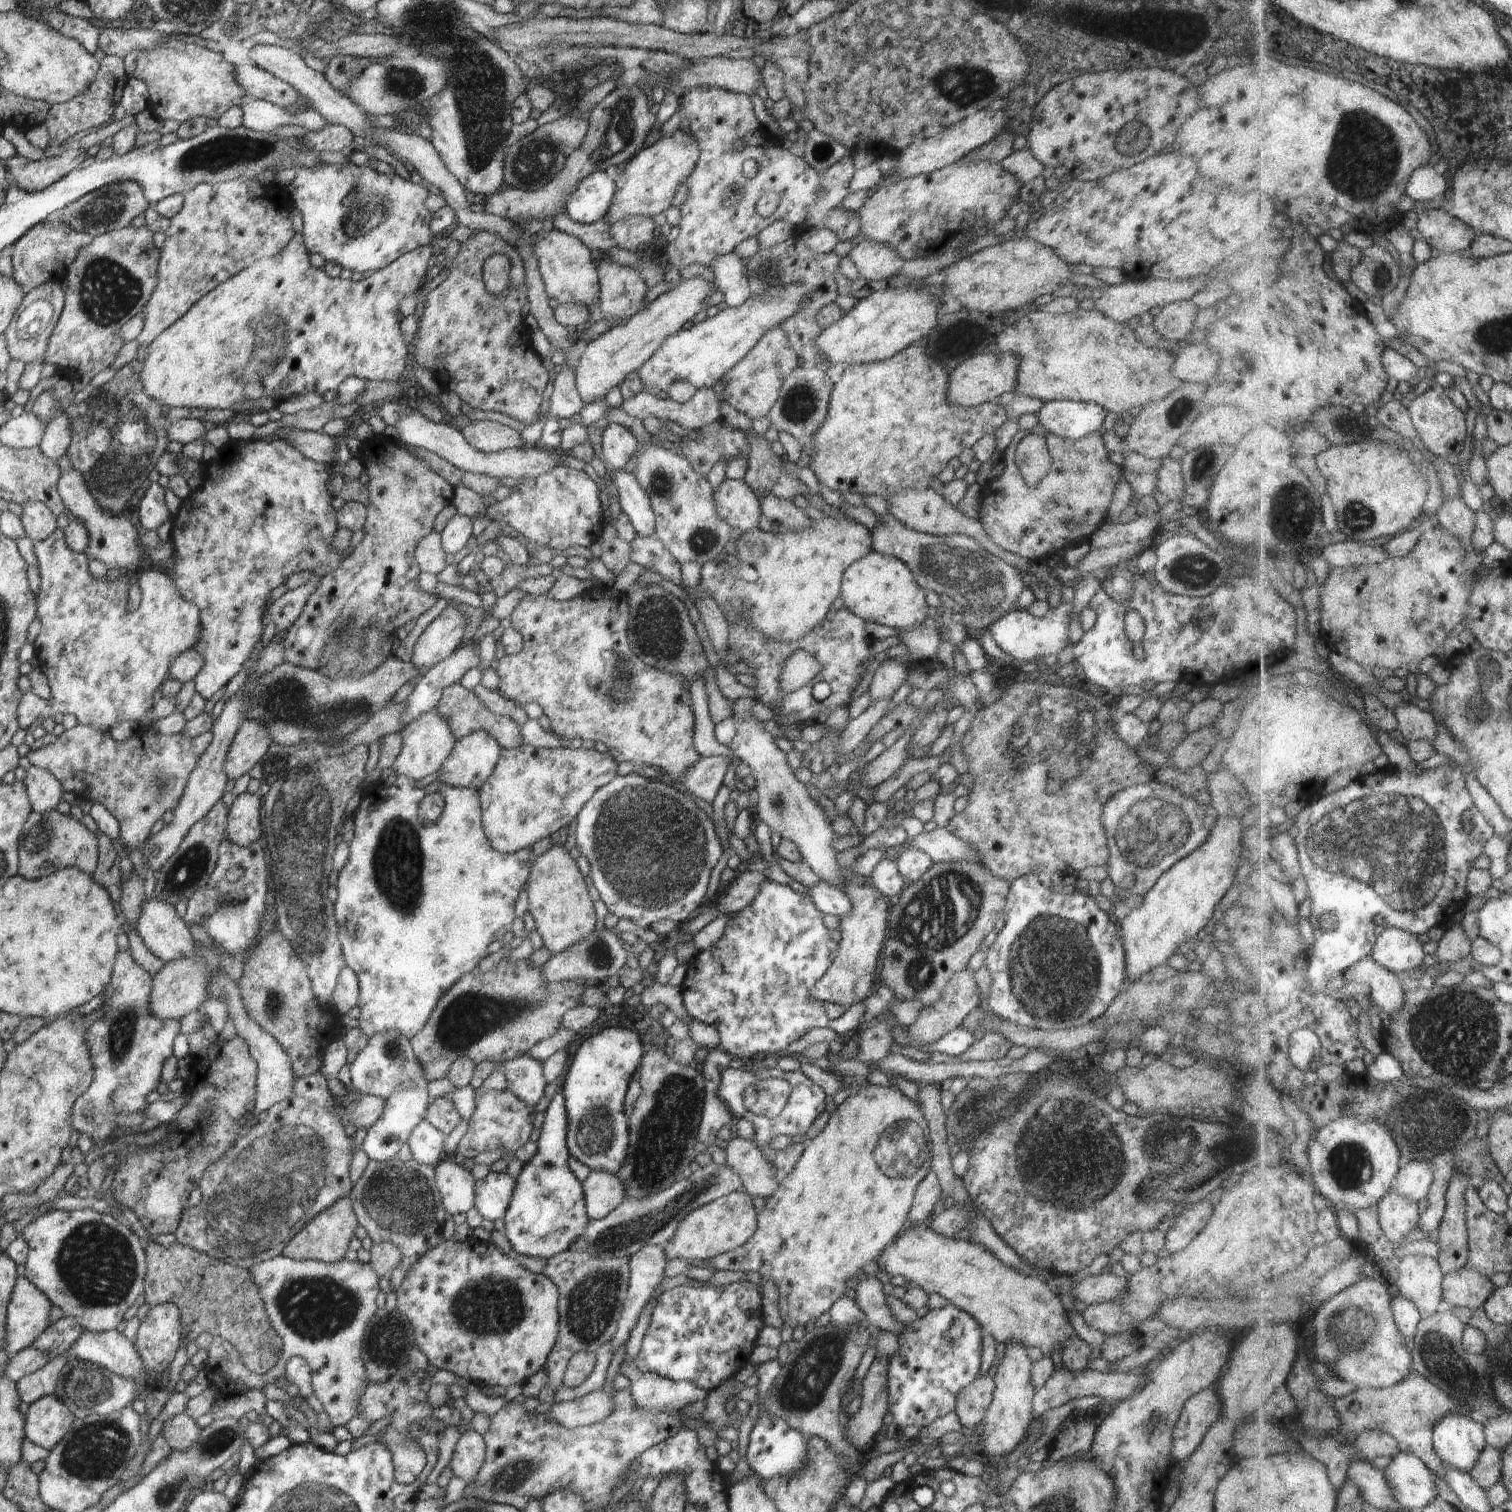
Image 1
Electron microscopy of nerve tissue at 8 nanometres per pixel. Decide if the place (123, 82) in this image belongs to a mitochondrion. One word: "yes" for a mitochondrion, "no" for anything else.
no

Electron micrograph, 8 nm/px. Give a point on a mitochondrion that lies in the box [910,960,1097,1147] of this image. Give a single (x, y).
(979, 1104)

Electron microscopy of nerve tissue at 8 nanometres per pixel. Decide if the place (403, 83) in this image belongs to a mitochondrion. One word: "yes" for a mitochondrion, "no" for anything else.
yes

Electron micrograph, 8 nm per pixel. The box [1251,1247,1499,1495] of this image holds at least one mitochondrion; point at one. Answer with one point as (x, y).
(1439, 1357)

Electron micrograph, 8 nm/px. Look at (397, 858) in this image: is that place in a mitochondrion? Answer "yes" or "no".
yes

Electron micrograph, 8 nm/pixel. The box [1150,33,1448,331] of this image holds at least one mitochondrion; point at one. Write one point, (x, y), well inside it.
(1364, 159)

